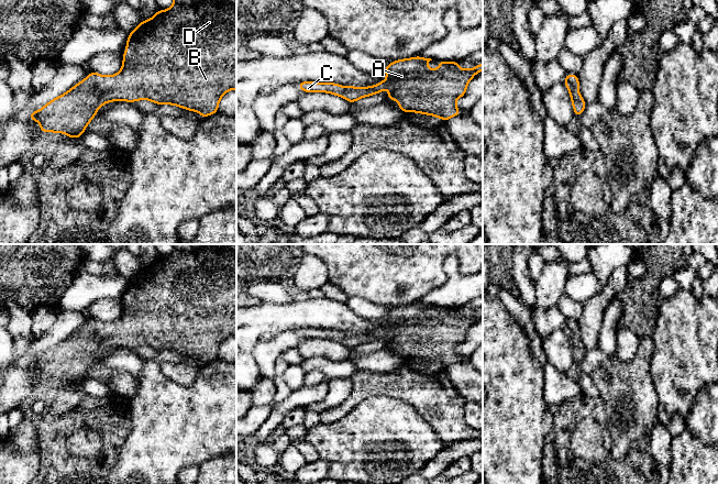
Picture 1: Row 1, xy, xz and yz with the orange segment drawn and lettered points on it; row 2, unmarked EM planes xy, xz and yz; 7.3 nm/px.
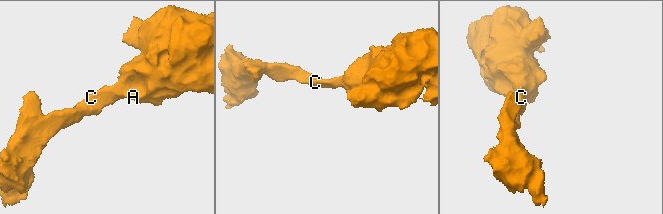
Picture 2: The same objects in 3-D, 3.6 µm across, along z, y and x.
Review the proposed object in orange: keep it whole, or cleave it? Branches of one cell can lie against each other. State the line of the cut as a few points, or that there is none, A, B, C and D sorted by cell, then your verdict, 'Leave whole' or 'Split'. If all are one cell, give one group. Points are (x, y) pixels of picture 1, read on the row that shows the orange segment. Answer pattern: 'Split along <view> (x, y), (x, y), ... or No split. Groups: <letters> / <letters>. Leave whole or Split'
No split. Groups: A B C D. Leave whole

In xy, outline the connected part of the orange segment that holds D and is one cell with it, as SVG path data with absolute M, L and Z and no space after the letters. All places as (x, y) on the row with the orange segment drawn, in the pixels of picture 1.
M174 0L169 9L157 11L130 33L119 73L103 76L90 72L82 81L29 117L41 123L41 132L65 133L76 139L82 135L97 110L109 101L145 99L157 104L175 104L198 111L203 119L218 112L221 97L232 89L236 89L236 0Z

